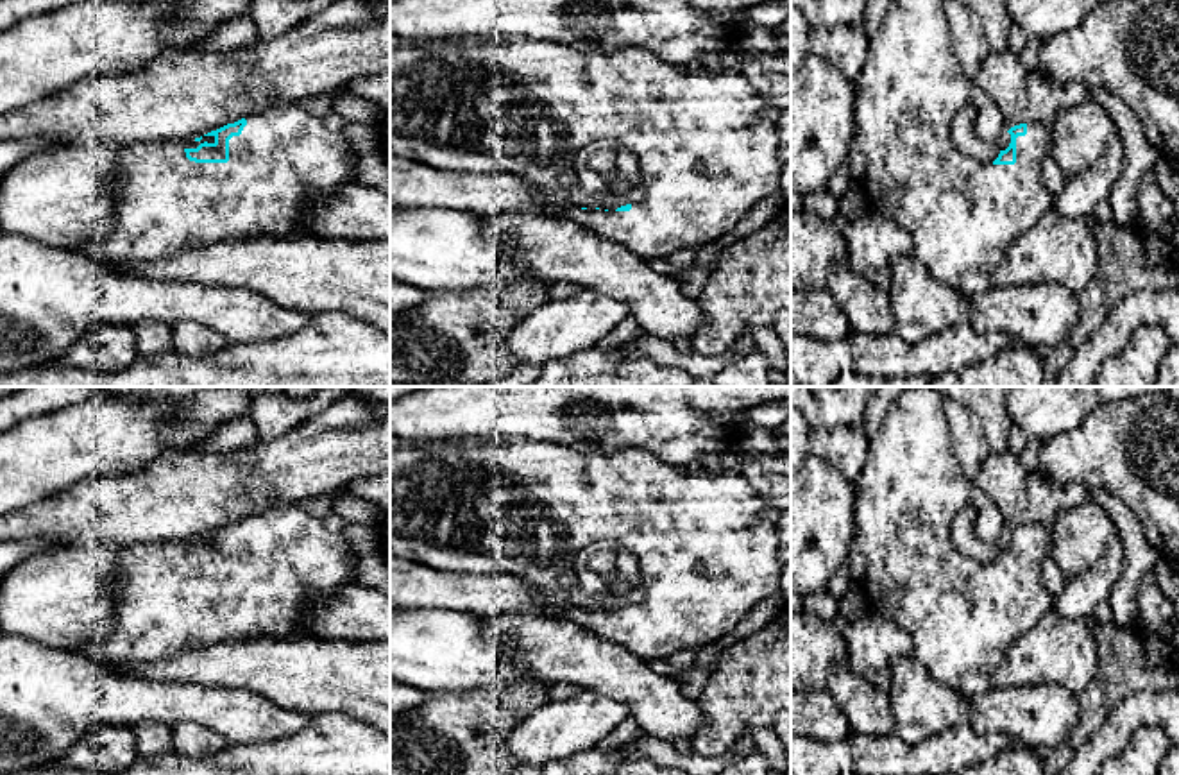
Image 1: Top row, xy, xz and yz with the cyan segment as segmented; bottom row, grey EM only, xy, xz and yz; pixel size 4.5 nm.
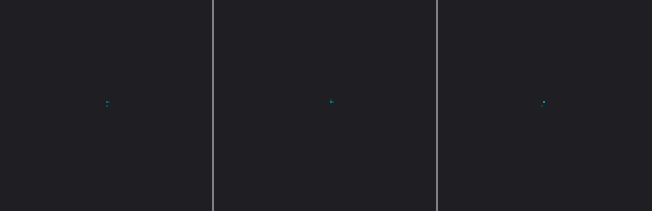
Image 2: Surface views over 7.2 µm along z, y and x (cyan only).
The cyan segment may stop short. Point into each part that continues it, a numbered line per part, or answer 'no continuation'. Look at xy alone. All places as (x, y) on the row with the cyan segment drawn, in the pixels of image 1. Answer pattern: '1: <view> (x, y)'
1: xy (283, 158)

